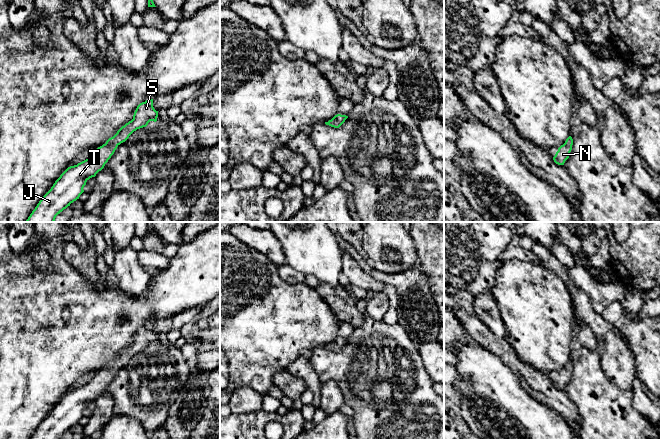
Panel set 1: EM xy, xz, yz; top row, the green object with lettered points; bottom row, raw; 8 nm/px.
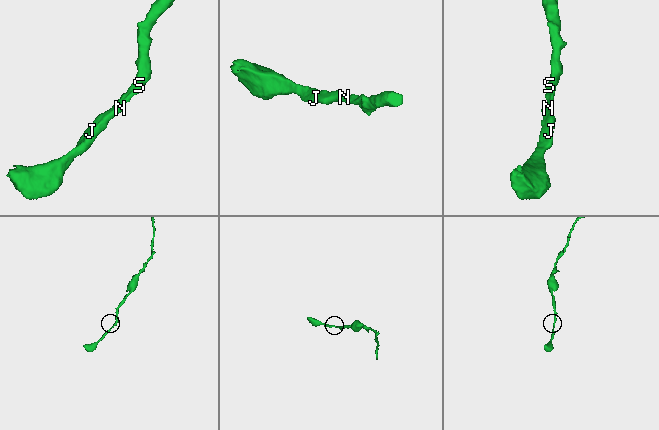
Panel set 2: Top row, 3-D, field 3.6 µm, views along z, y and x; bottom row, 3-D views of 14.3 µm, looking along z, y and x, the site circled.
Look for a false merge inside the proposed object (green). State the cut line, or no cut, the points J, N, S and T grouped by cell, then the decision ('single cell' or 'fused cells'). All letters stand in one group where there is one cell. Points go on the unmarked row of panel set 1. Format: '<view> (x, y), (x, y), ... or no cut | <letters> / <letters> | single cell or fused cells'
no cut | J N S T | single cell

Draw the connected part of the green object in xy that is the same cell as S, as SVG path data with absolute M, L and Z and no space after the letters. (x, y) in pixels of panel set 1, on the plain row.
M148 323L140 327L133 339L133 343L122 350L117 357L109 362L105 368L98 371L93 378L86 384L78 387L77 389L68 391L60 401L55 405L51 413L42 421L35 433L30 439L58 439L71 427L79 423L80 419L84 416L83 412L86 406L95 401L101 395L111 380L114 378L117 371L125 366L129 360L137 353L146 351L150 345L157 345L158 335L153 331L153 323Z

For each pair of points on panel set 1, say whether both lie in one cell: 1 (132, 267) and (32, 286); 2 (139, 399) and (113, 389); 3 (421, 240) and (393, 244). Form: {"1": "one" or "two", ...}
{"1": "two", "2": "one", "3": "two"}

